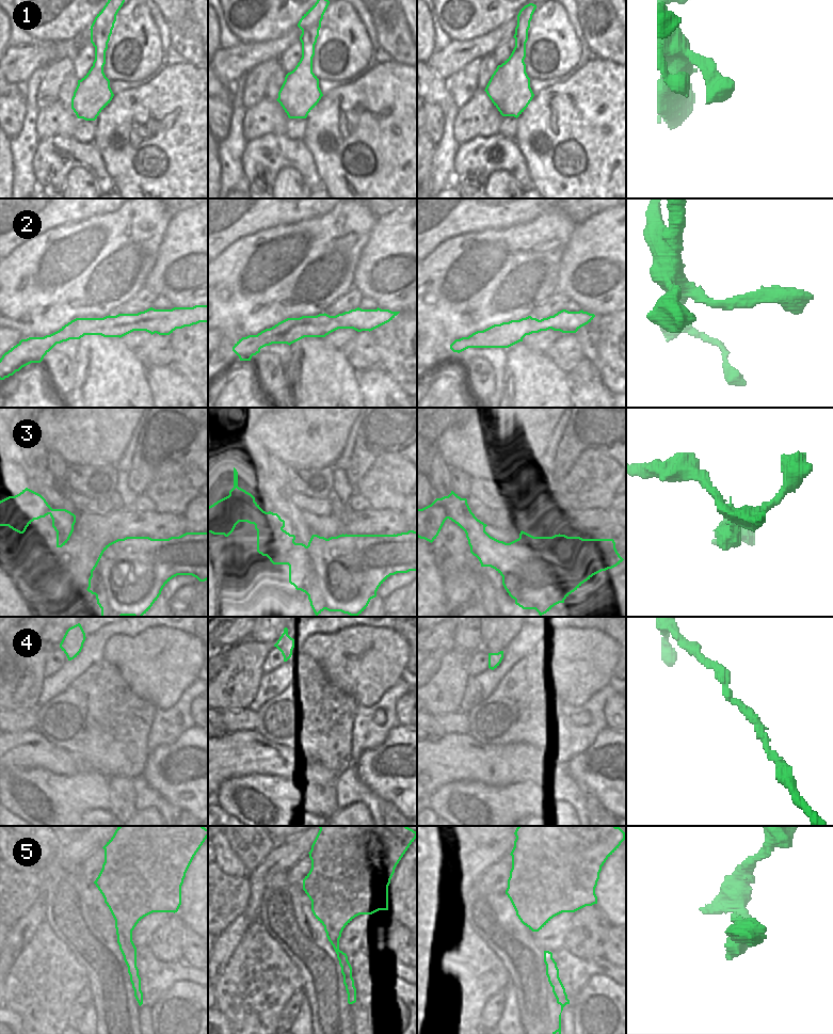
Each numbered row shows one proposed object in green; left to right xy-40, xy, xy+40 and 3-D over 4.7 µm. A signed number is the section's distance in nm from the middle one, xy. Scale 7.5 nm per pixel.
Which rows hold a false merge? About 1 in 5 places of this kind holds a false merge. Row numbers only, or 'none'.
3, 5

